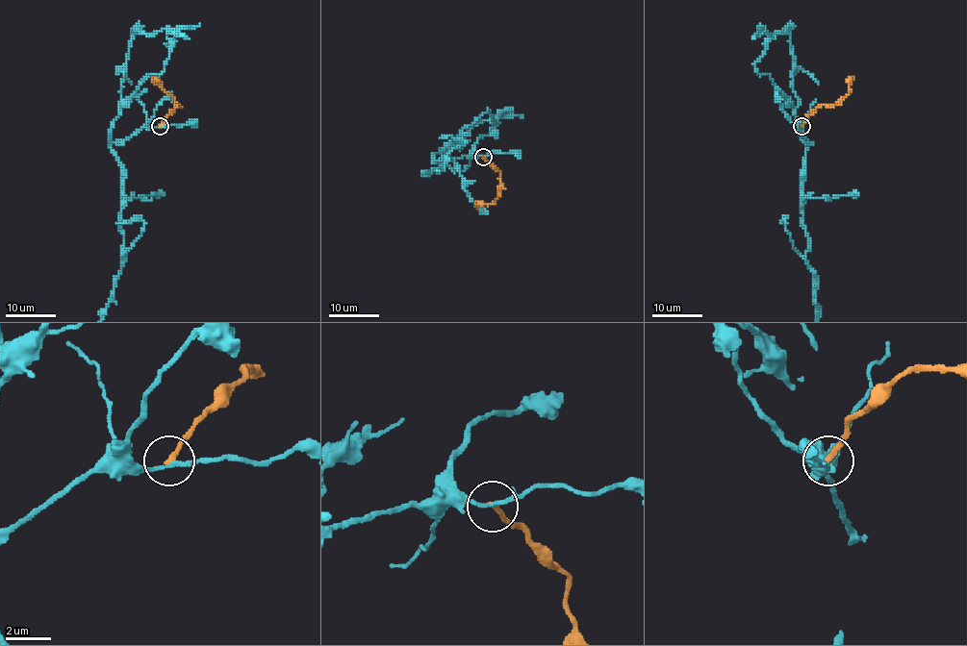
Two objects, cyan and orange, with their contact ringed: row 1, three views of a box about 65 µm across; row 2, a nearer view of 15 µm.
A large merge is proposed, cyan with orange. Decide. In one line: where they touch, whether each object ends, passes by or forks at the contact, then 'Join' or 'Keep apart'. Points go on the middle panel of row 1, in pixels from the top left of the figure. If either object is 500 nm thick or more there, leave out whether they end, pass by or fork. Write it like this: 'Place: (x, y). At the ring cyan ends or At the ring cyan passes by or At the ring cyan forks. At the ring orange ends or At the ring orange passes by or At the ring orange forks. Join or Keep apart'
Place: (483, 157). At the ring cyan passes by. At the ring orange ends. Keep apart

